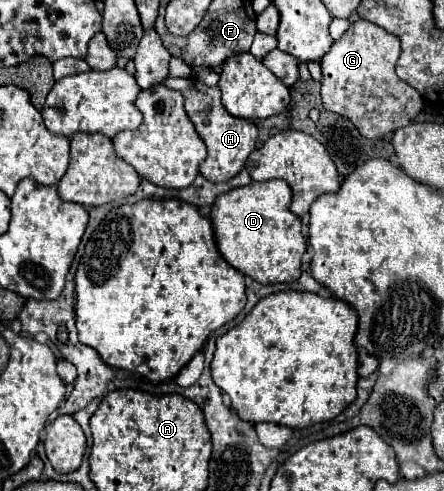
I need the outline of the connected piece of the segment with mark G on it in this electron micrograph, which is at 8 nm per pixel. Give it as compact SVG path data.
M358 19L348 31L334 41L330 51L320 59L322 65L322 101L332 113L348 117L364 137L380 139L386 133L408 125L424 107L416 89L402 81L394 67L400 55L400 39L386 29Z

